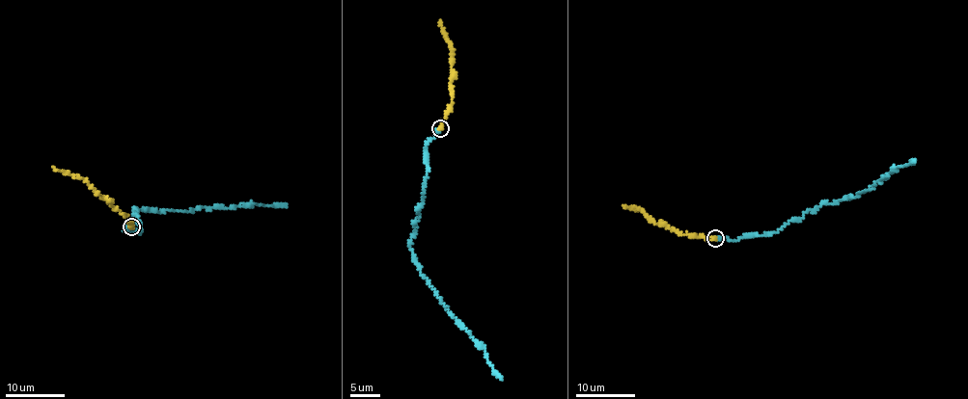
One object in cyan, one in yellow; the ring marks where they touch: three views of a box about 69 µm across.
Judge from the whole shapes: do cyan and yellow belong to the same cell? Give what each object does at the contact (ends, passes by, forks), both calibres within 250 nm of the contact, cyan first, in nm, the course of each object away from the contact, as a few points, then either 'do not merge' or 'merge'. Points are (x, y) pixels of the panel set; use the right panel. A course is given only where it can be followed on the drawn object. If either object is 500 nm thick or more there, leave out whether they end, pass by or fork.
cyan ends; yellow ends; calibres 280 and 360 nm; course cyan (714, 237), (734, 240), (773, 233), (822, 204), (857, 197), (914, 160); course yellow (714, 237), (678, 234), (650, 222), (641, 210), (622, 206); merge

